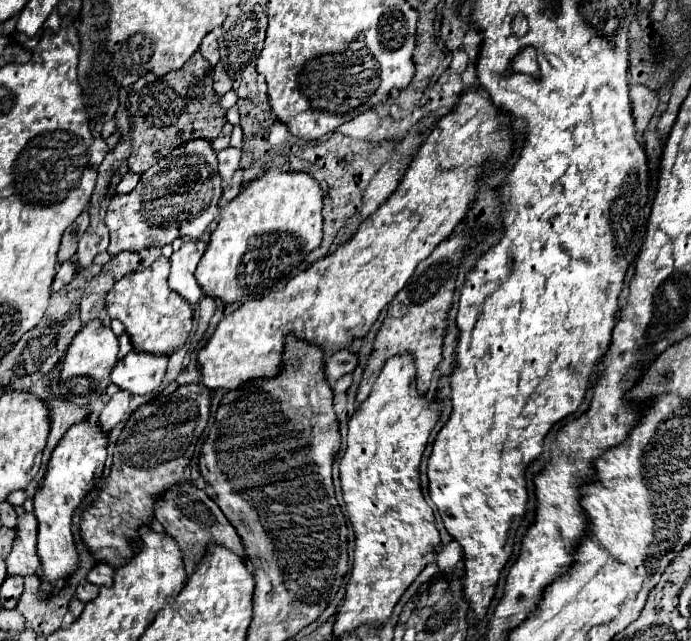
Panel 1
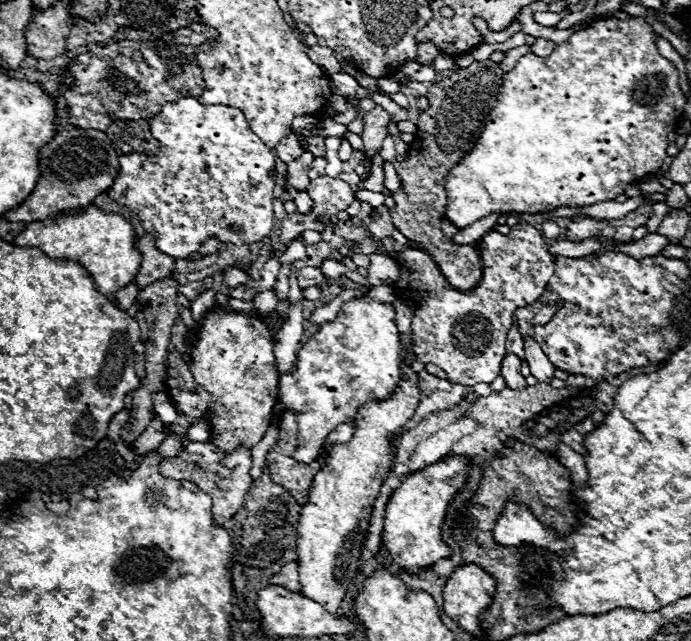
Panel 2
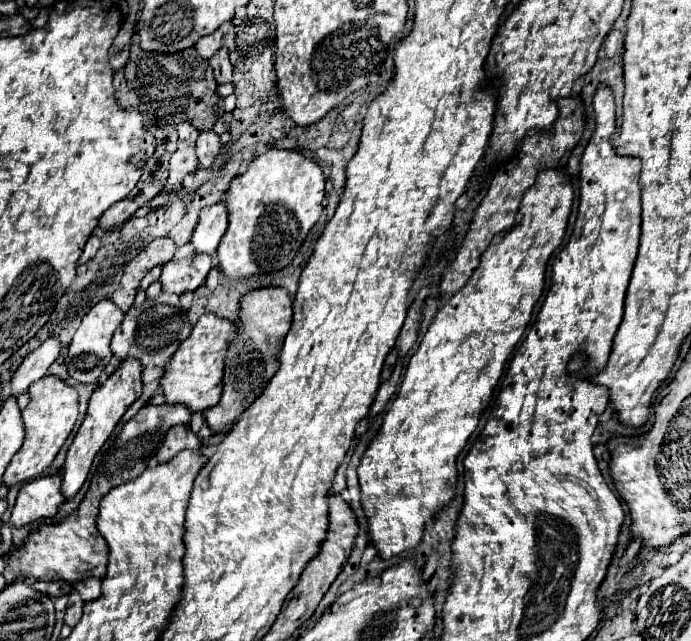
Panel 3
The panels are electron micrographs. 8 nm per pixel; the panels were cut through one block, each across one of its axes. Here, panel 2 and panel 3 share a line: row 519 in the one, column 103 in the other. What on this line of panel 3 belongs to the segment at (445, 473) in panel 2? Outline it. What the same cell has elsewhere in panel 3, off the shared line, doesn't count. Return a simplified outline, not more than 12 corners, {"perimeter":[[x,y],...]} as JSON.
{"perimeter":[[122,362],[100,384],[68,450],[62,496],[70,500],[128,406],[142,368]]}

